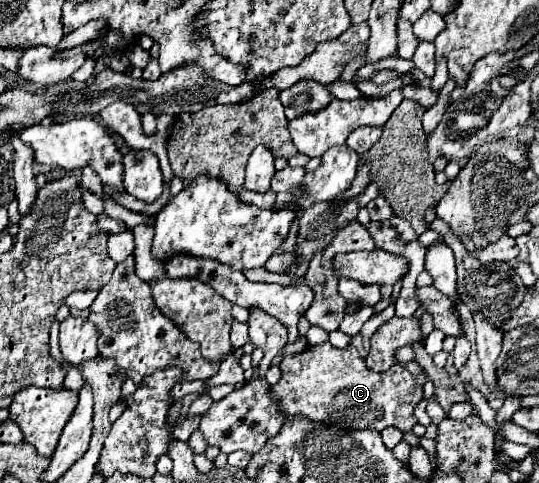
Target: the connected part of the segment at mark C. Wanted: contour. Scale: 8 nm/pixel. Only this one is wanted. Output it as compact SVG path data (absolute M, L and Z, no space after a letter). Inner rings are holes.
M329 342L321 346L309 346L307 350L299 354L289 354L281 362L281 380L271 388L273 400L281 402L281 408L285 410L285 416L295 416L303 414L309 420L325 422L325 424L335 424L337 428L343 430L377 430L381 432L383 428L399 428L401 432L409 432L417 420L413 416L415 406L423 398L423 386L417 382L417 378L401 364L393 366L393 370L387 370L385 374L373 374L367 366L365 360L357 356L355 348L335 348Z

